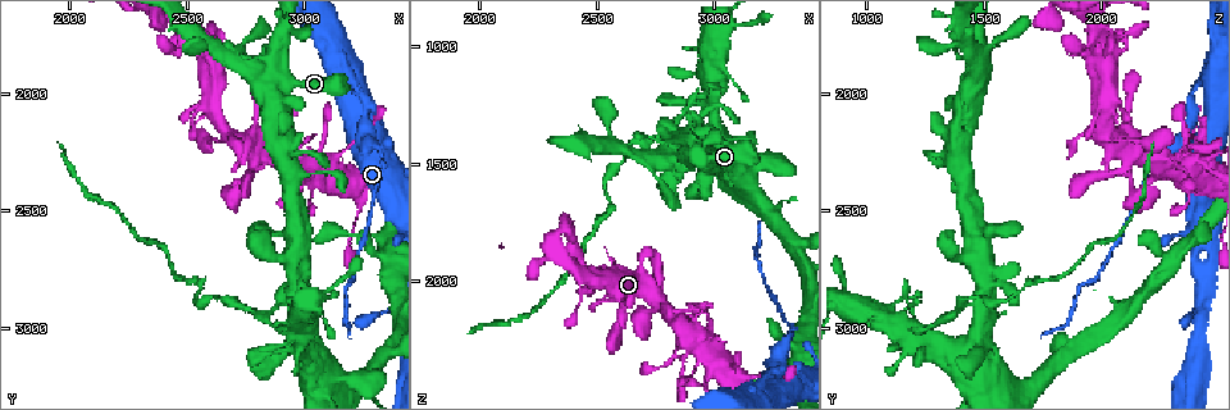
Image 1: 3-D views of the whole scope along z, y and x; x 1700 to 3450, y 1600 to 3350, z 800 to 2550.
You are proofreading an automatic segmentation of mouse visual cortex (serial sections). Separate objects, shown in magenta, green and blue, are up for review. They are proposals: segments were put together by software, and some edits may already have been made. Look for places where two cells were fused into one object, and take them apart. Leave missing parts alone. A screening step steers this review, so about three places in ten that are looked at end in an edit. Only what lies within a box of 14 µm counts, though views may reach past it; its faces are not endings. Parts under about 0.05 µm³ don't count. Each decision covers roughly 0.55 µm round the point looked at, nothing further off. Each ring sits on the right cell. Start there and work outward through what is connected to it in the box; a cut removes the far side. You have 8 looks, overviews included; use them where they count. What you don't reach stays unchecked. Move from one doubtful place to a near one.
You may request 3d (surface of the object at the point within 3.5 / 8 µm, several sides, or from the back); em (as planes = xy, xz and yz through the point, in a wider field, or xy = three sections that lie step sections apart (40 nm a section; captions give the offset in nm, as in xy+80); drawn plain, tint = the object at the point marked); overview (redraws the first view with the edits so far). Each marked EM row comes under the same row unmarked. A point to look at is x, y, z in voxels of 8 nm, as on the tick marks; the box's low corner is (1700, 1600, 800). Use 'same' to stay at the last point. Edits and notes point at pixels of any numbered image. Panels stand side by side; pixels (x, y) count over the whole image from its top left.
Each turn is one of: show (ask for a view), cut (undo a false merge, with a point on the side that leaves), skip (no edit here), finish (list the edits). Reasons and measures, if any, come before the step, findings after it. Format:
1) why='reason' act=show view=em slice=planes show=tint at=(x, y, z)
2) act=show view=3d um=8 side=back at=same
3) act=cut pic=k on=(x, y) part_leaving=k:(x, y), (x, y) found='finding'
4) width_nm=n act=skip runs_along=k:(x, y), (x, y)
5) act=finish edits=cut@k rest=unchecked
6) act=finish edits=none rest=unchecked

why='looks like a crossing' act=show view=3d um=8 at=(2900, 2270, 2280)

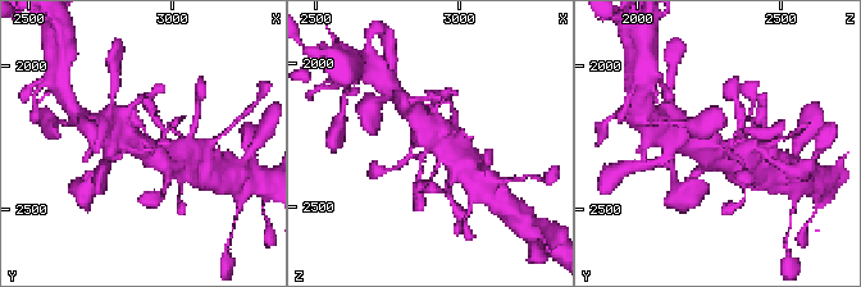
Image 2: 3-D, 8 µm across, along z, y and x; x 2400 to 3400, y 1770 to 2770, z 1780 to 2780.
why='closer look' act=show view=3d um=3.5 at=(2890, 2270, 2290)

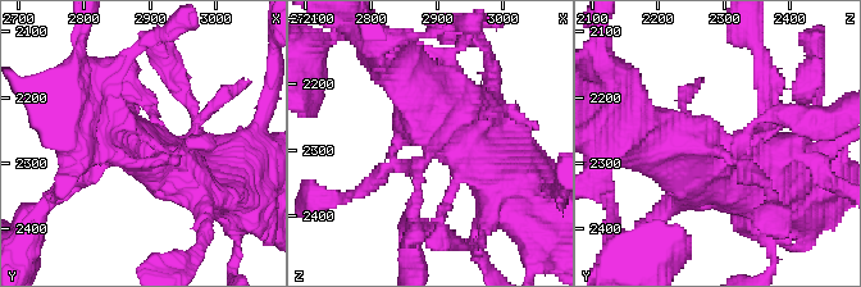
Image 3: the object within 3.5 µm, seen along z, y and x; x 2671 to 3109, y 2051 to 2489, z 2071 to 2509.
why='need the tissue' act=show view=em slice=xy step=2 show=tint at=(2890, 2270, 2285)

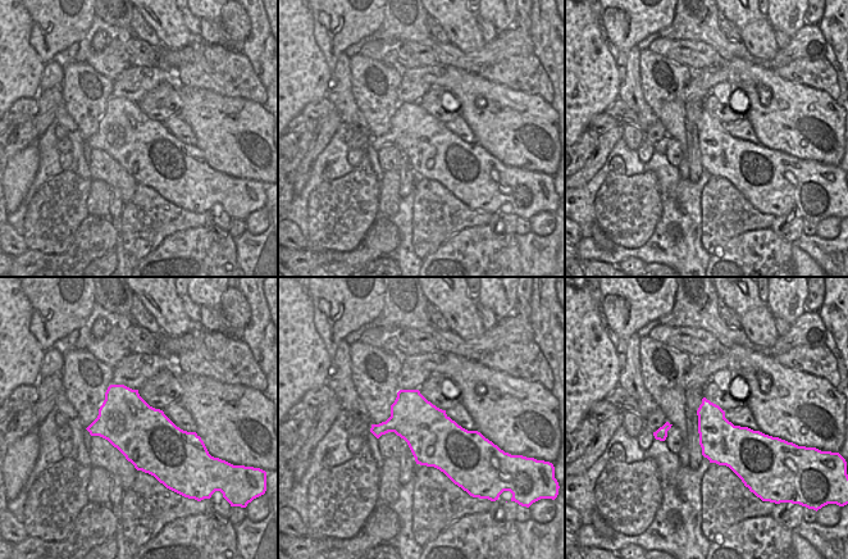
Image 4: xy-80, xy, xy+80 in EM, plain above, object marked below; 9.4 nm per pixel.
act=skip runs_along=3:(399, 72), (431, 115), (514, 185) found='all the same cell'

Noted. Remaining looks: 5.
why='thin neck' act=show view=3d um=8 at=(3240, 1980, 2400)

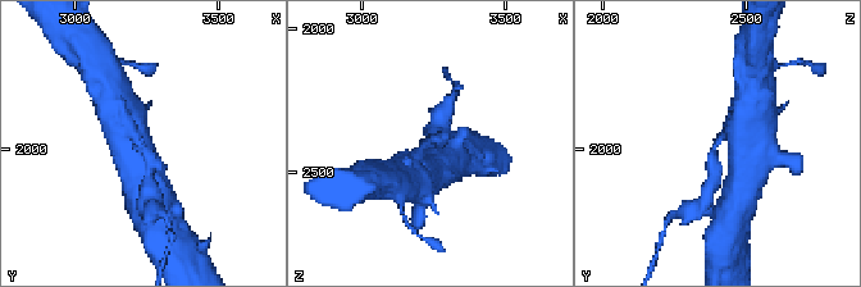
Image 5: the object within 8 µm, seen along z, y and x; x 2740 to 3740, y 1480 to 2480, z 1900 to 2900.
act=show view=3d um=3.5 at=(3230, 1980, 2390)

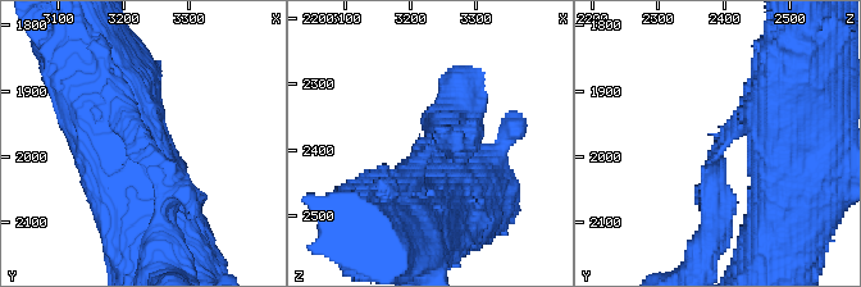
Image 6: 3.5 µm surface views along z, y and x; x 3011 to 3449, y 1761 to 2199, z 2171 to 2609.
act=cut pic=6 on=(454, 136) part_leaving=6:(725, 132), (715, 155), (706, 242) found='a second cell is stuck on'

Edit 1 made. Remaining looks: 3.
act=show view=overview

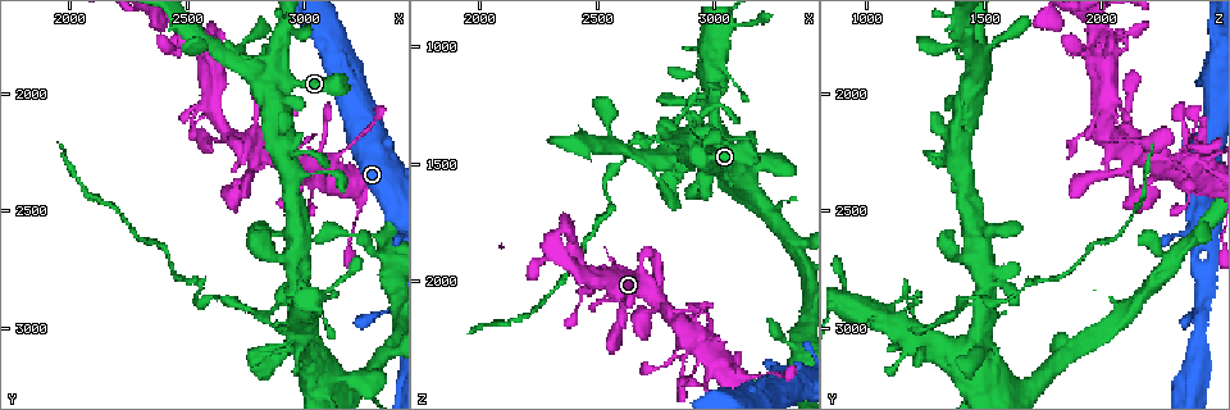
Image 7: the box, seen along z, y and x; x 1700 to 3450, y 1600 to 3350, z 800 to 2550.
why='abrupt turn' act=show view=3d um=3.5 side=back at=(2970, 3030, 1130)

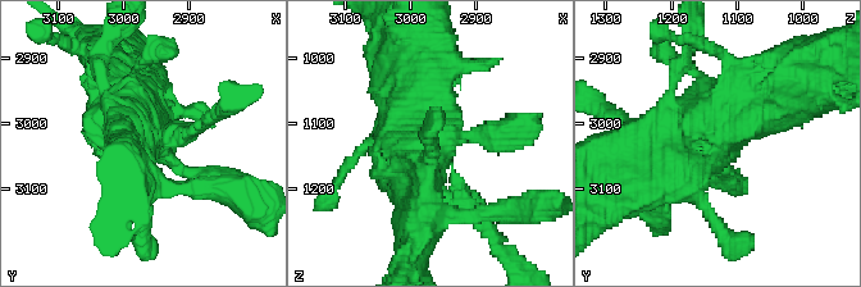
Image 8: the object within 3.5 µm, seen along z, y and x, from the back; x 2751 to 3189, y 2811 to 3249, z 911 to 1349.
why='shape alone is not enough' act=show view=em slice=xy step=2 show=tint at=same

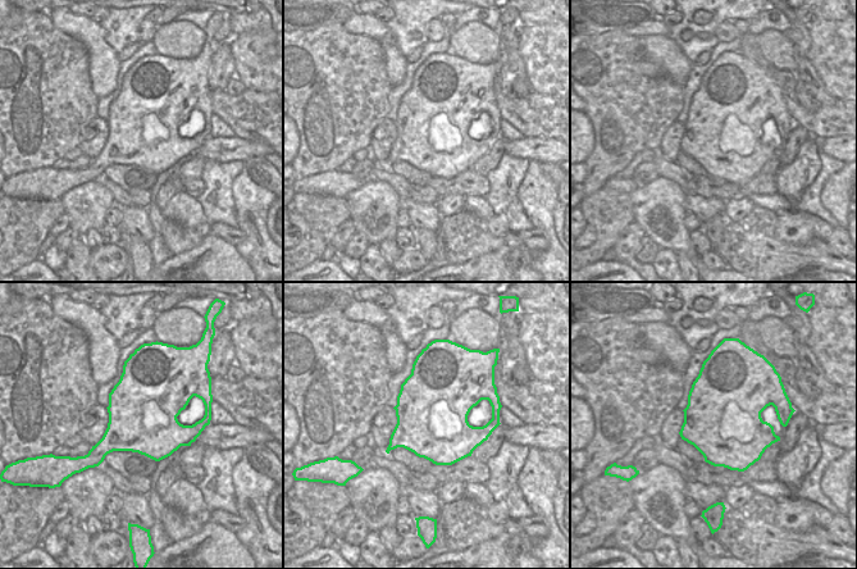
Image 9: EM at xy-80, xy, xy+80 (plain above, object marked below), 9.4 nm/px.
act=cut pic=8 on=(190, 137) found='two cells meet here'

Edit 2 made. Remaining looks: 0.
act=finish edits=cut@6,cut@8 rest=unchecked

